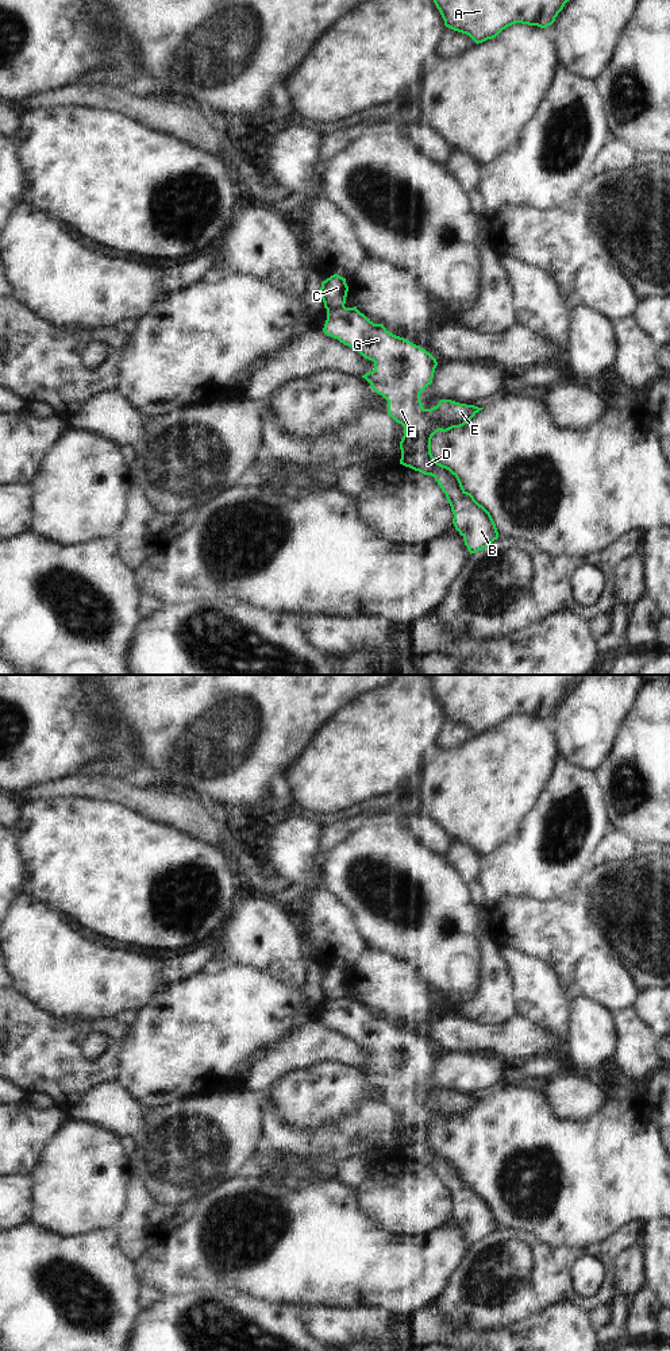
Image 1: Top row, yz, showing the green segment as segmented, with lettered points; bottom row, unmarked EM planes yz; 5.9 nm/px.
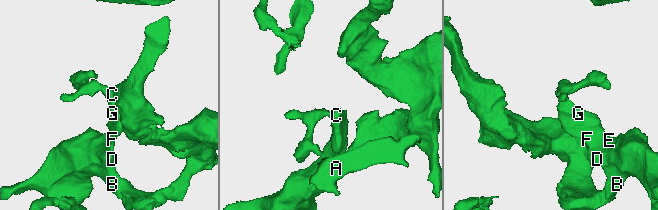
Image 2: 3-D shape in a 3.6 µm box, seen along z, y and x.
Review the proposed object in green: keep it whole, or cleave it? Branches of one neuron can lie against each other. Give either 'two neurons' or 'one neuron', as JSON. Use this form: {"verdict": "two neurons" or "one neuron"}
{"verdict": "two neurons"}

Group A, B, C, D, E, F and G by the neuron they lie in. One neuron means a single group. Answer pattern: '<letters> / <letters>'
A B D E F G / C

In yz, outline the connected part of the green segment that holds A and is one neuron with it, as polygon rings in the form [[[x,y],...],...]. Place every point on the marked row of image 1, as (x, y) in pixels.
[[[434,0],[444,26],[469,35],[477,45],[521,23],[546,28],[569,0]]]

